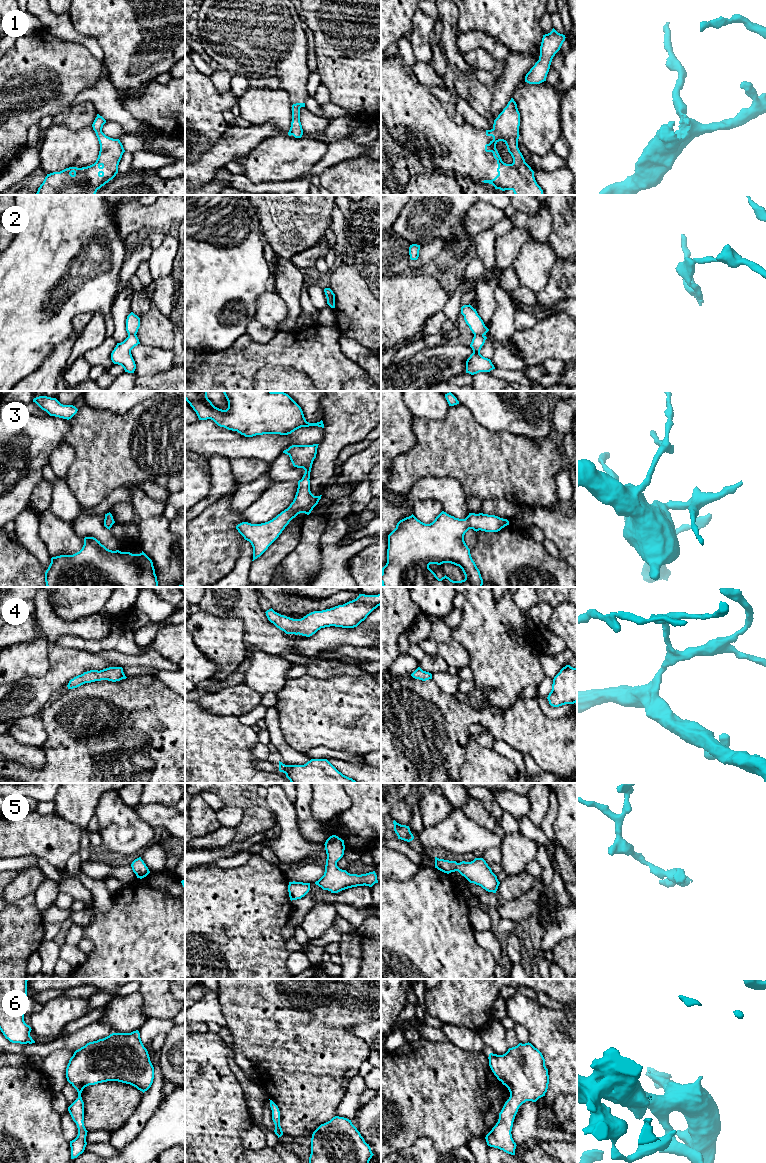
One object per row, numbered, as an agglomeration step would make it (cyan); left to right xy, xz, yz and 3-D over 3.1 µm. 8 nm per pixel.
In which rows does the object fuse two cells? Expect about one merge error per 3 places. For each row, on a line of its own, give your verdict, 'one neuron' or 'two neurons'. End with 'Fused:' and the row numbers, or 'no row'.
1: one neuron
2: two neurons
3: one neuron
4: one neuron
5: one neuron
6: one neuron
Fused: 2

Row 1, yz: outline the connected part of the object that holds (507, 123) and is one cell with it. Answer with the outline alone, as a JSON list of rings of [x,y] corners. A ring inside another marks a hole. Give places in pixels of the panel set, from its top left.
[[[513,98],[507,106],[494,120],[493,128],[486,130],[487,136],[492,136],[493,140],[485,145],[486,152],[492,152],[497,160],[498,175],[492,180],[482,182],[492,184],[495,189],[502,191],[512,190],[515,195],[544,195],[543,190],[537,184],[534,171],[525,162],[525,159],[518,148],[520,126],[520,113],[517,104]],[[503,141],[508,152],[513,158],[512,164],[506,164],[502,161],[496,144]]]

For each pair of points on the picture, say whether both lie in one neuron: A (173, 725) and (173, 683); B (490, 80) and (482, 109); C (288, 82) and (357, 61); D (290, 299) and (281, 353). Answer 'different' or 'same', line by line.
A: different
B: different
C: different
D: different

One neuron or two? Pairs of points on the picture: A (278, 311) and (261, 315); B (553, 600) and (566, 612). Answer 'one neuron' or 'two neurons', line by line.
A: one neuron
B: two neurons

